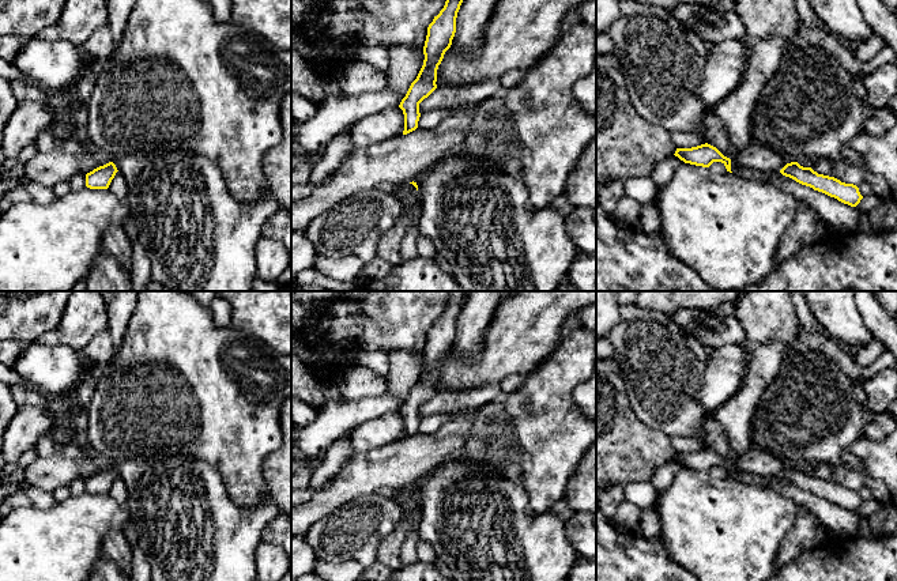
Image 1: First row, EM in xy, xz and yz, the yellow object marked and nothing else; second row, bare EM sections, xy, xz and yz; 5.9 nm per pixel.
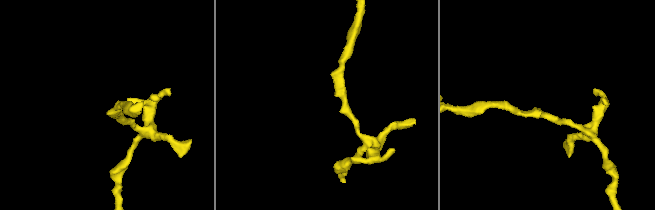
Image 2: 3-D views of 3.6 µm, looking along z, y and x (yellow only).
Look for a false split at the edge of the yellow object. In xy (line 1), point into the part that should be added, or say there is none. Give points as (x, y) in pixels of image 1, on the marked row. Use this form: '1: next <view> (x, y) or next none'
1: next none

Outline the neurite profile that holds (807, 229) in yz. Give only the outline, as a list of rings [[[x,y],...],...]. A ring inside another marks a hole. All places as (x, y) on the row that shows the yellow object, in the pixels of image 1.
[[[799,203],[794,223],[784,233],[779,245],[773,269],[781,267],[800,249],[818,244],[830,234],[833,234],[832,229],[819,214],[806,203]]]

